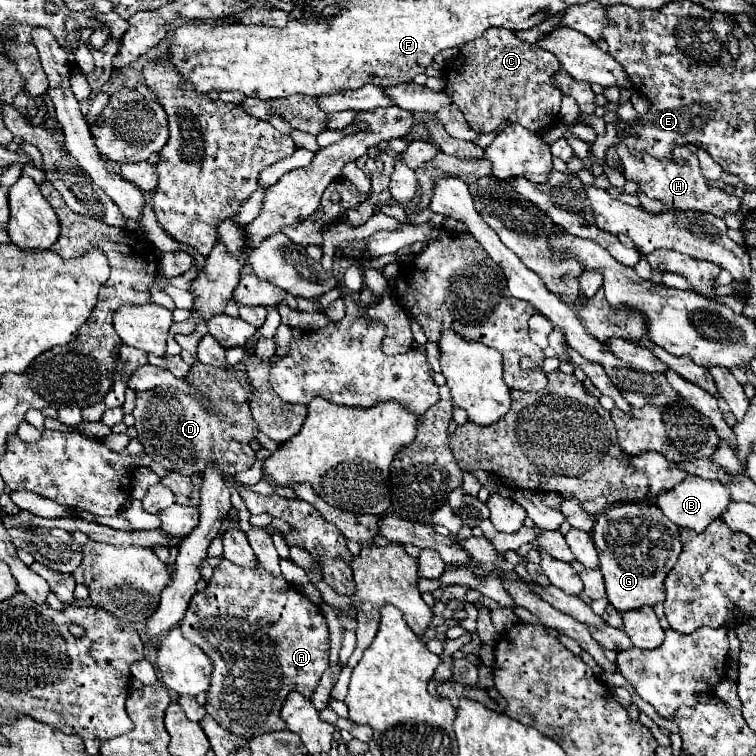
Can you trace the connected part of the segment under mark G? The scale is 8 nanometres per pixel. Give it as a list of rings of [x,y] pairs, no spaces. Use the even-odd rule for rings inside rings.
[[[625,503],[607,509],[595,517],[595,547],[599,551],[599,569],[605,577],[609,603],[625,613],[645,605],[665,601],[663,581],[681,555],[679,527],[665,519],[653,503]]]

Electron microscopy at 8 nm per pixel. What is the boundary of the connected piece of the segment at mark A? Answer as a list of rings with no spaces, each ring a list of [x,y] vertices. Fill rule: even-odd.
[[[221,559],[213,569],[213,577],[207,587],[193,595],[179,629],[185,639],[201,647],[213,661],[213,677],[205,703],[207,713],[229,733],[245,739],[285,729],[285,723],[279,717],[285,697],[291,691],[311,697],[323,671],[329,667],[329,629],[321,609],[305,599],[283,577],[273,577],[263,571],[263,567],[251,571]]]

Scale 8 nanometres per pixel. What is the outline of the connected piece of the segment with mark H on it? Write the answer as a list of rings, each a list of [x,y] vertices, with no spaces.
[[[623,143],[617,145],[617,153],[619,153],[621,163],[623,163],[625,179],[639,183],[641,189],[645,191],[645,195],[649,195],[651,199],[663,201],[667,207],[705,211],[705,213],[719,215],[721,219],[729,211],[741,211],[741,199],[739,197],[733,197],[721,189],[707,187],[707,181],[699,169],[699,161],[697,161],[695,153],[691,153],[687,147],[675,147],[673,159],[655,159],[655,157],[649,157],[647,153],[631,155],[631,151]]]

